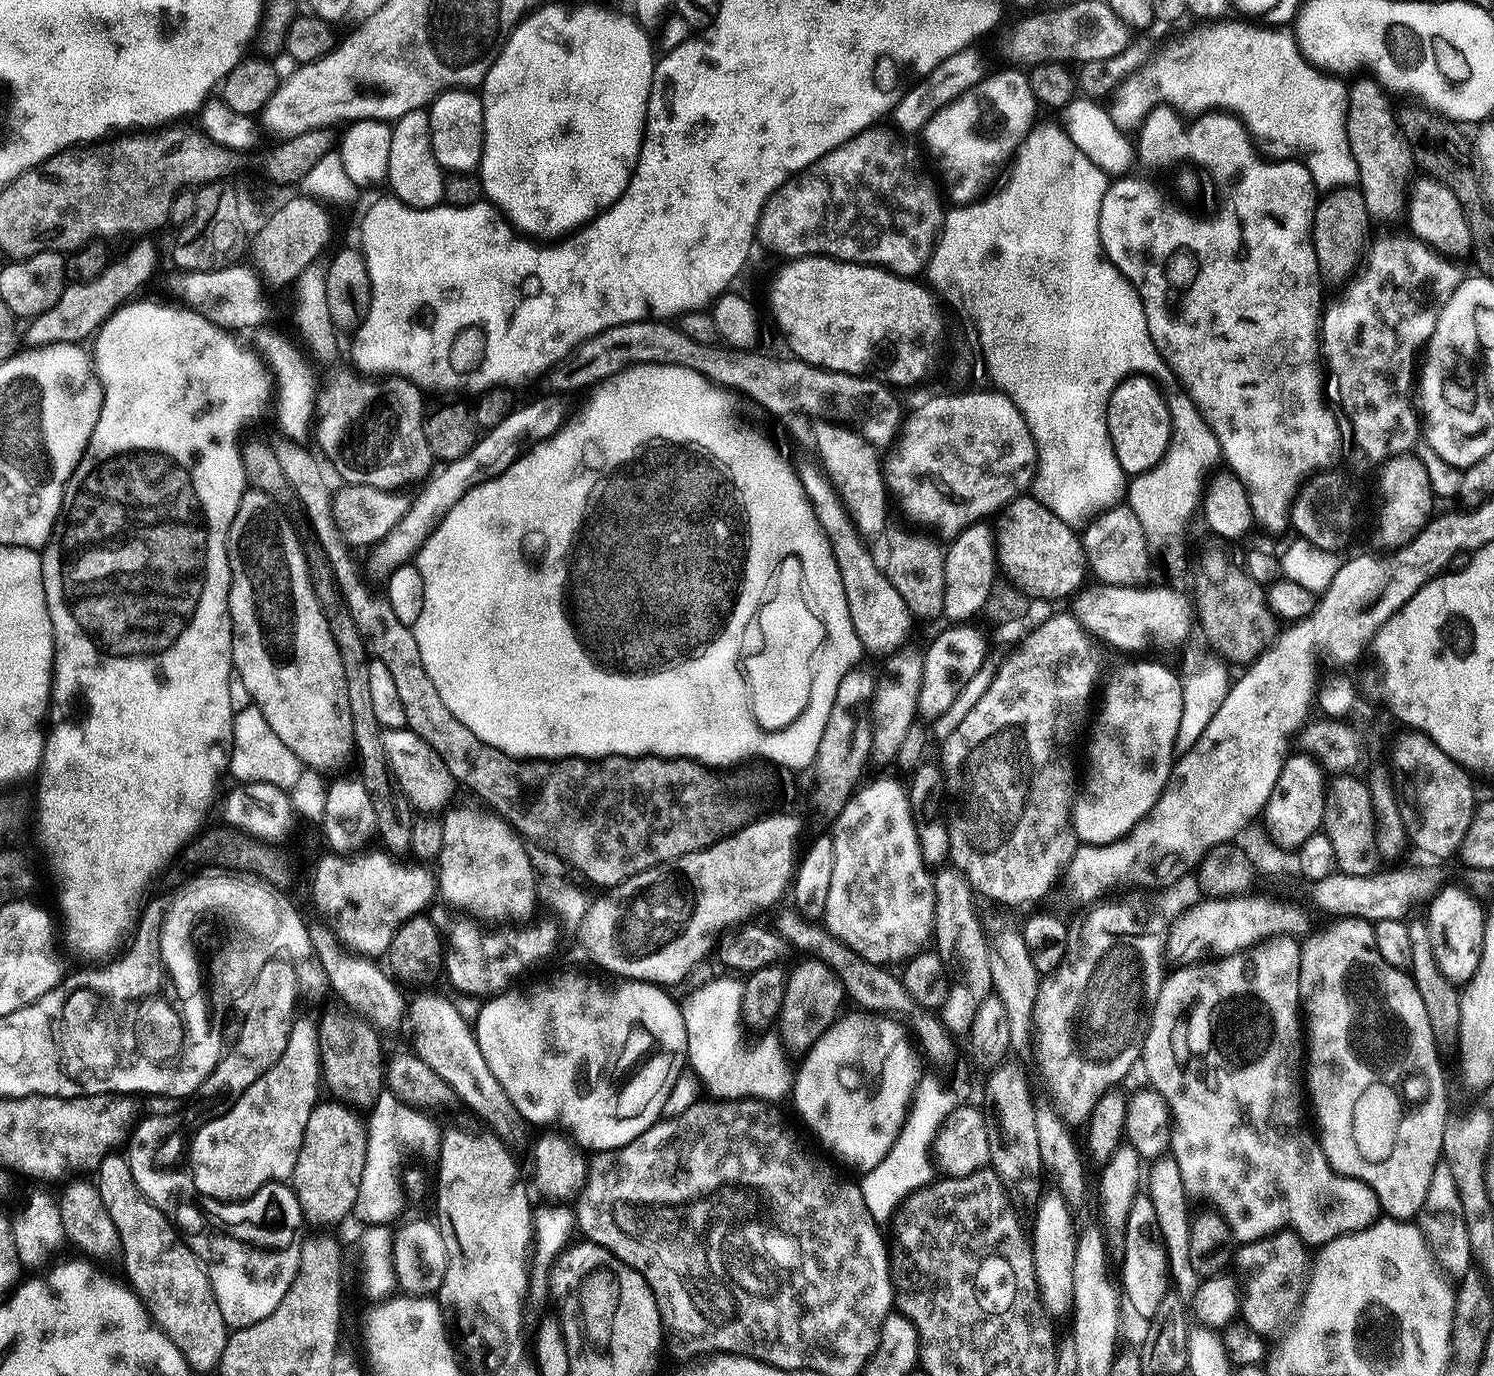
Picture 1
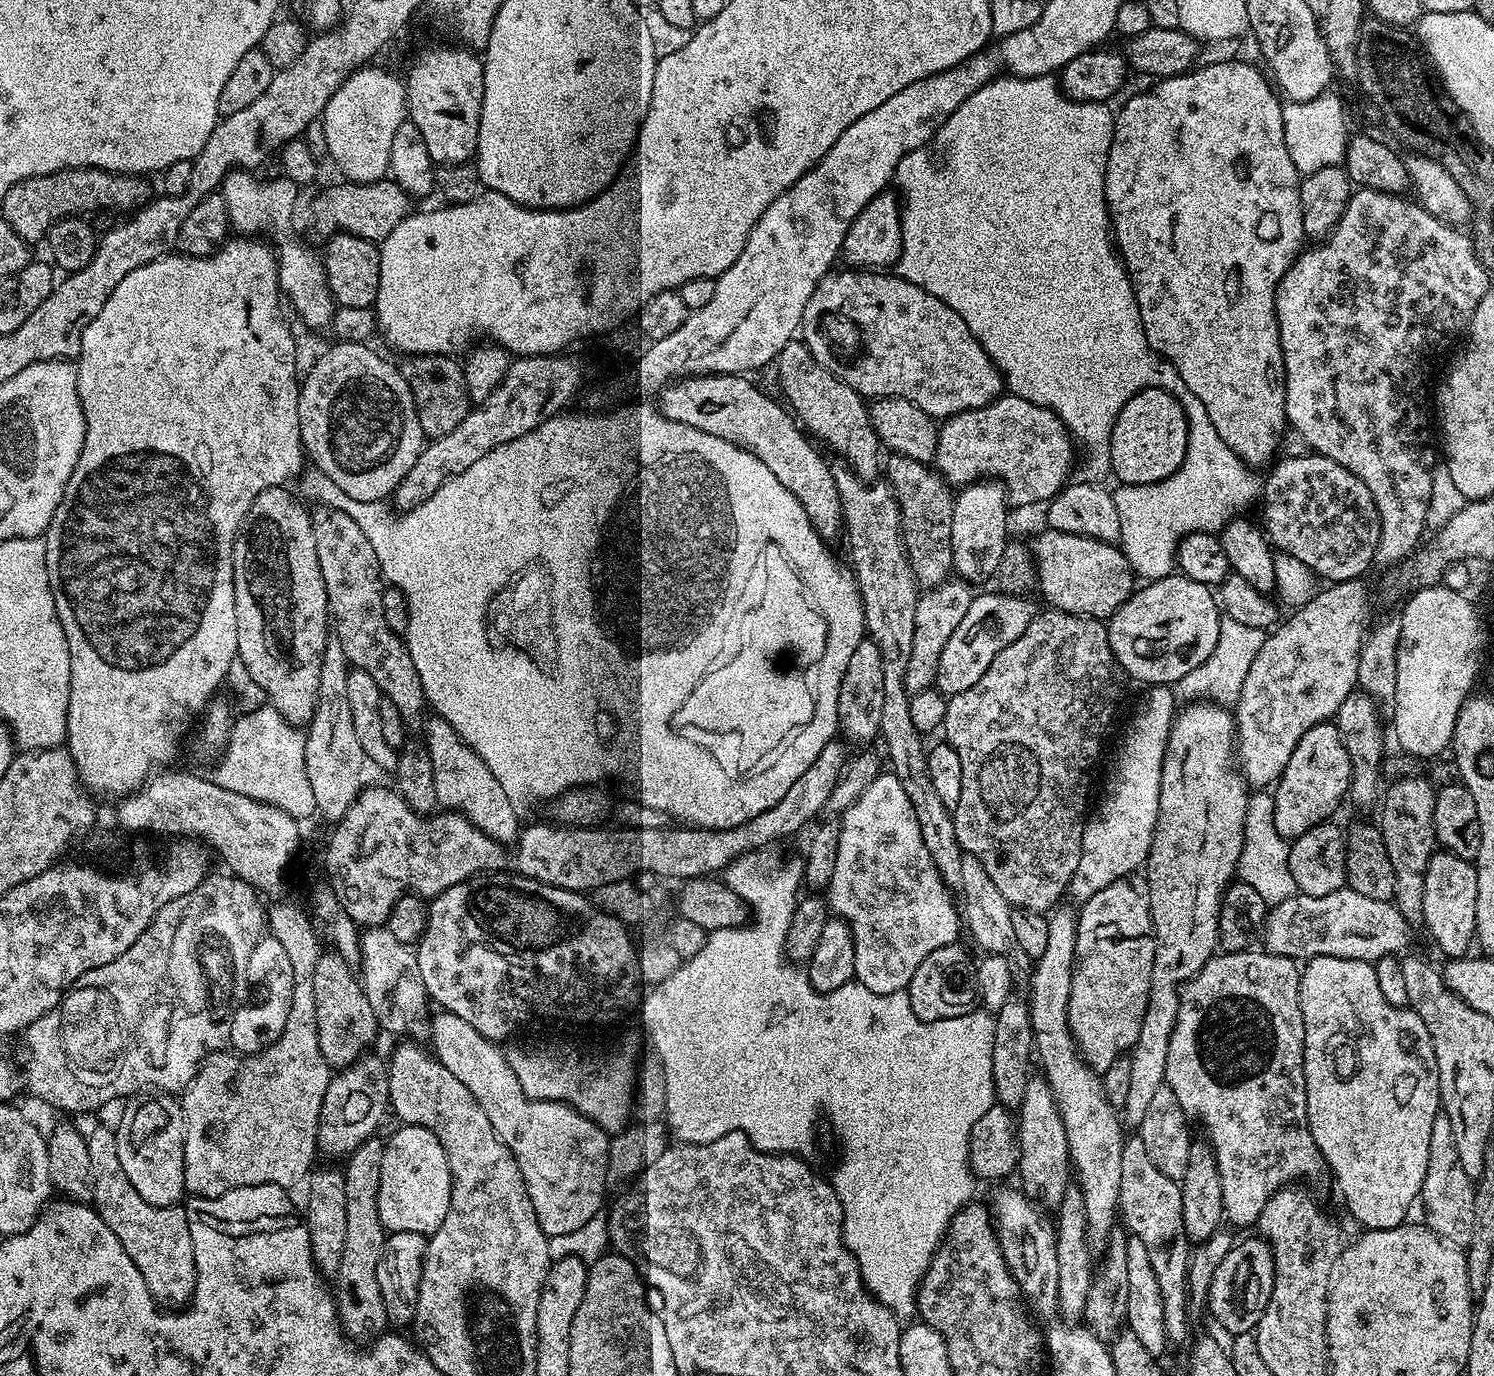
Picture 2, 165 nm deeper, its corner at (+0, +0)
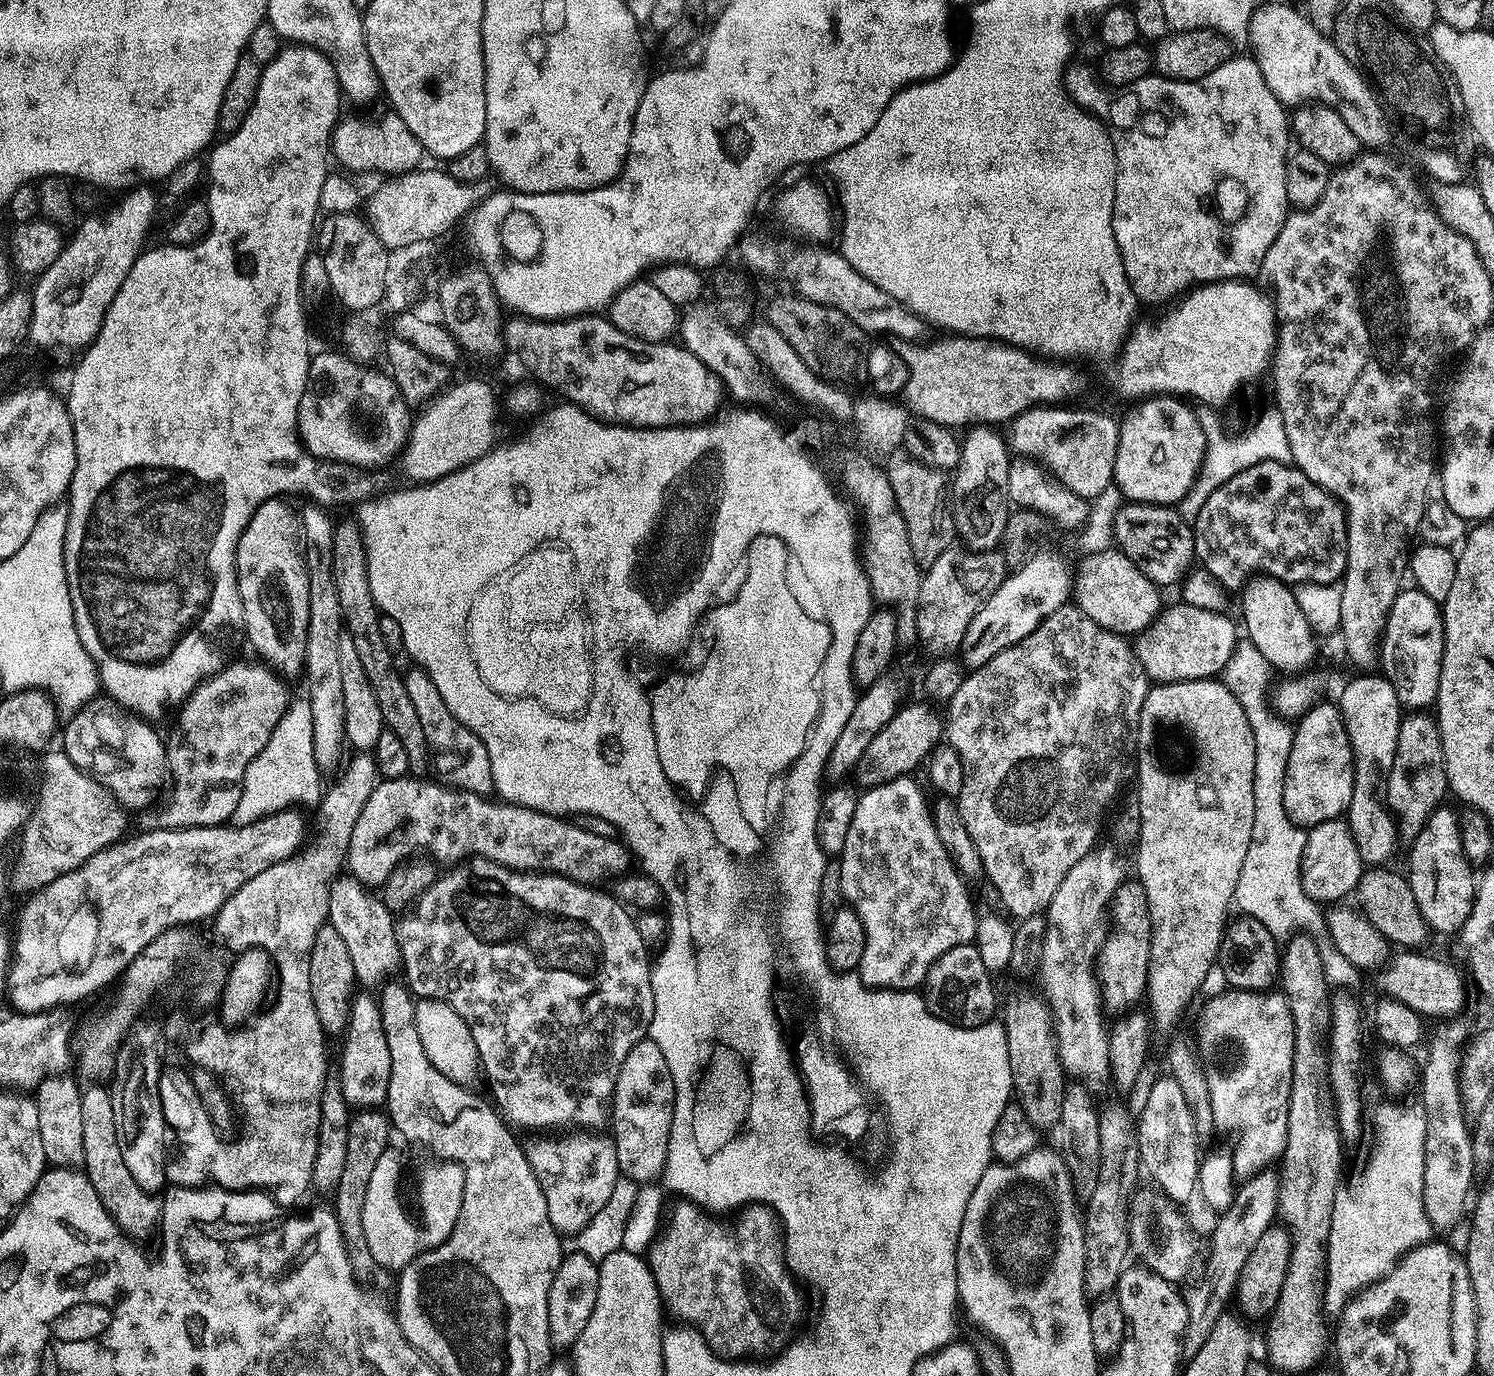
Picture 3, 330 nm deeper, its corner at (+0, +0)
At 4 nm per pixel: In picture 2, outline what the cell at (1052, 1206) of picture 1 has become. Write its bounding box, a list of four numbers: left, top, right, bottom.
[1018,1075,1070,1206]

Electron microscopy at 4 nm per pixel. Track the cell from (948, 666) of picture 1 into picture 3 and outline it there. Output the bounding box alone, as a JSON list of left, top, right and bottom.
[959,550,1074,669]

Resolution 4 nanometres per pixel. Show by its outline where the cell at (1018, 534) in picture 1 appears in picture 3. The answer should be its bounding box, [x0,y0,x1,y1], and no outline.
[1074,550,1161,638]

